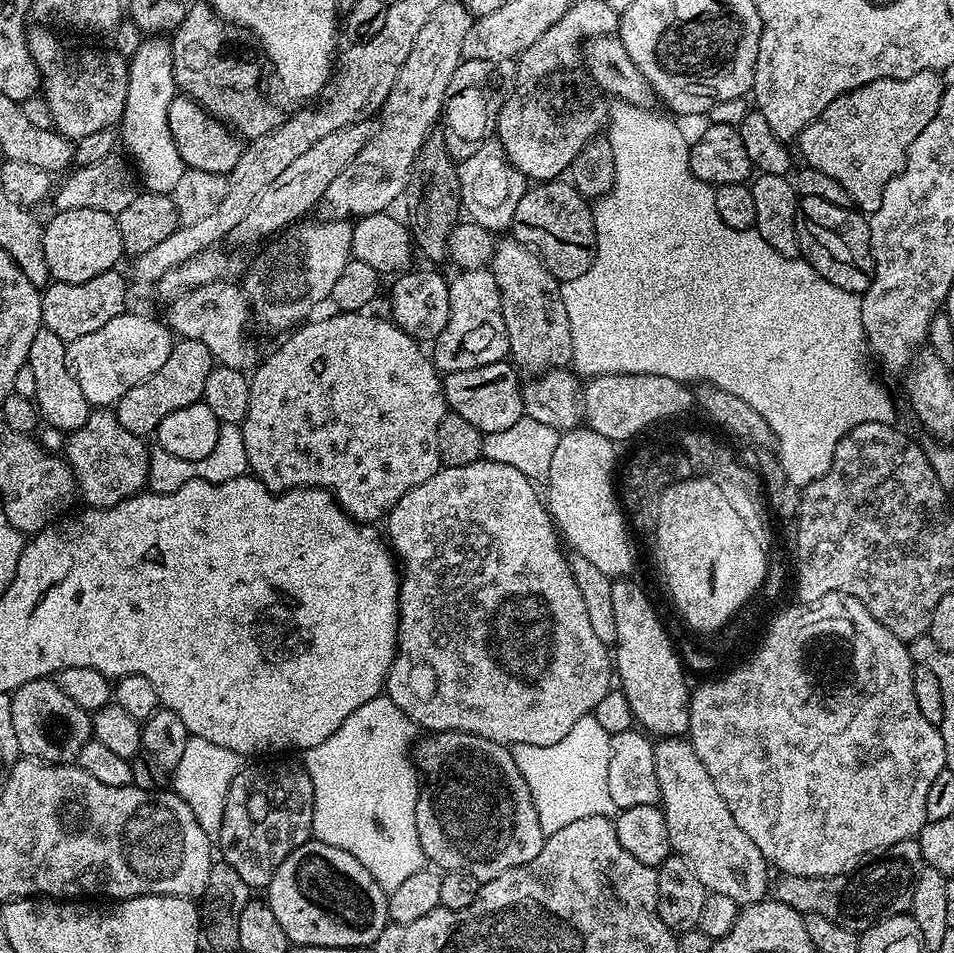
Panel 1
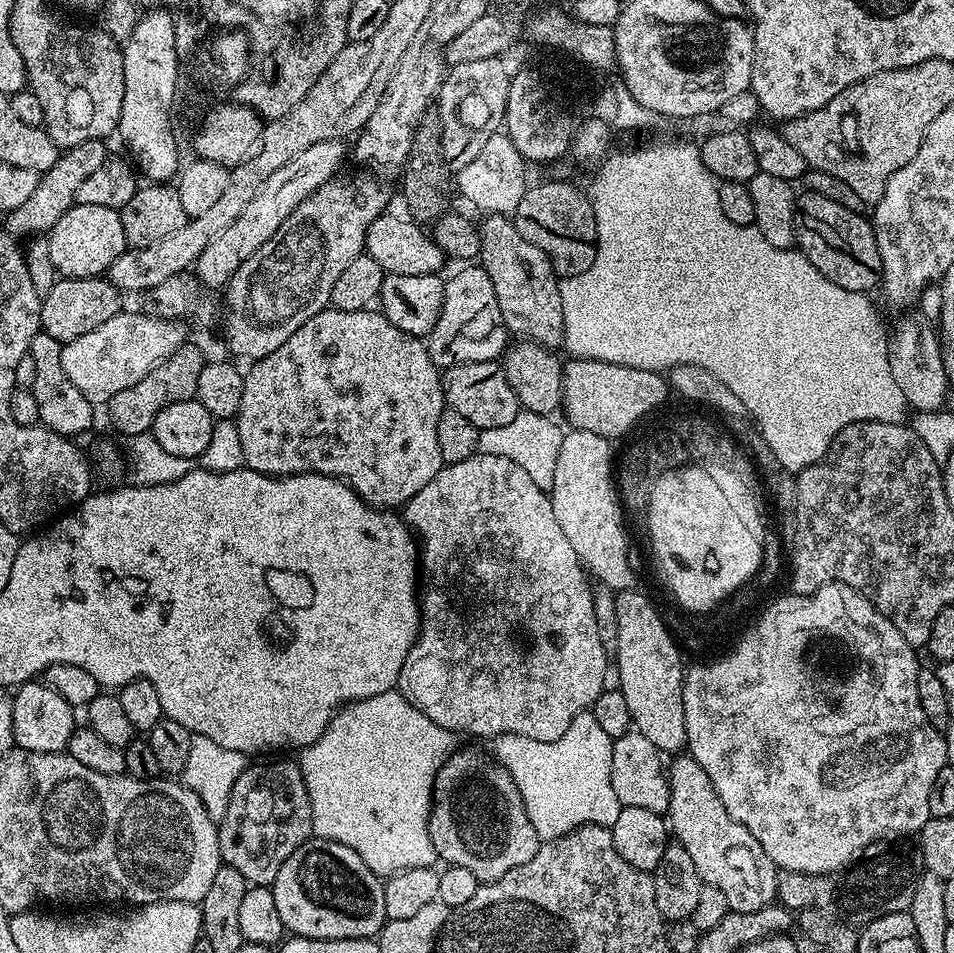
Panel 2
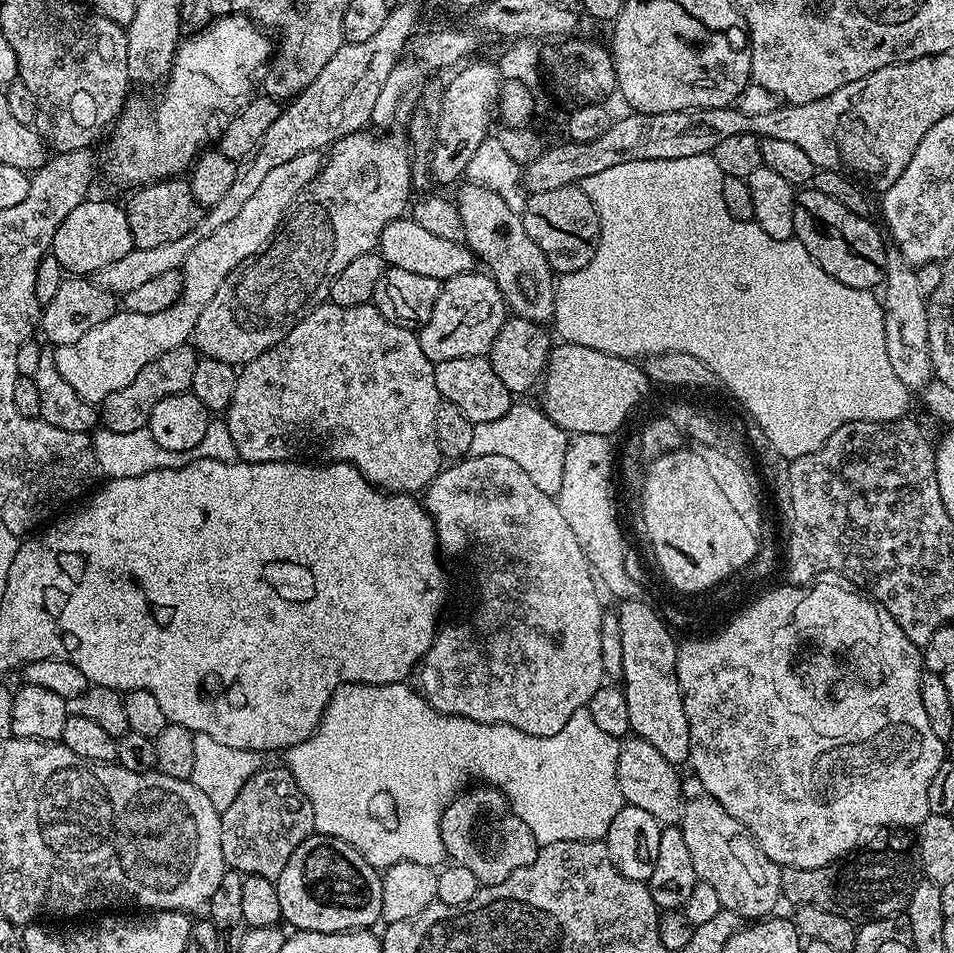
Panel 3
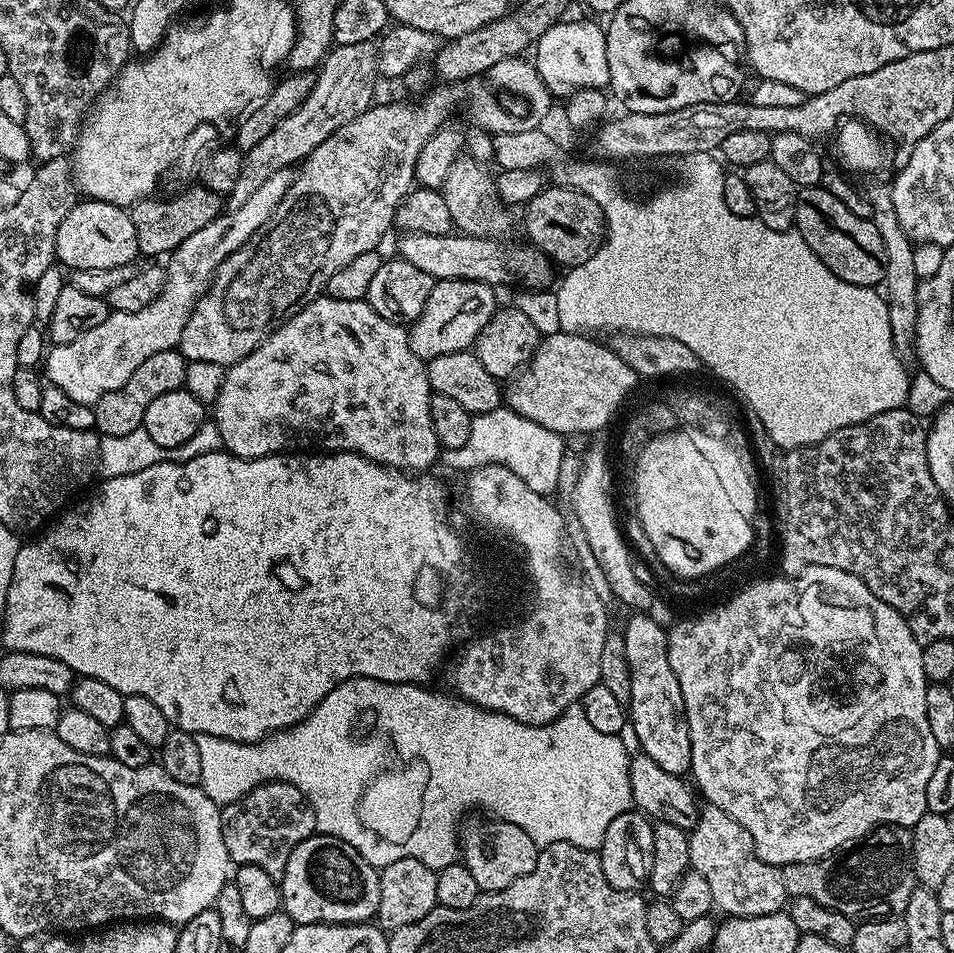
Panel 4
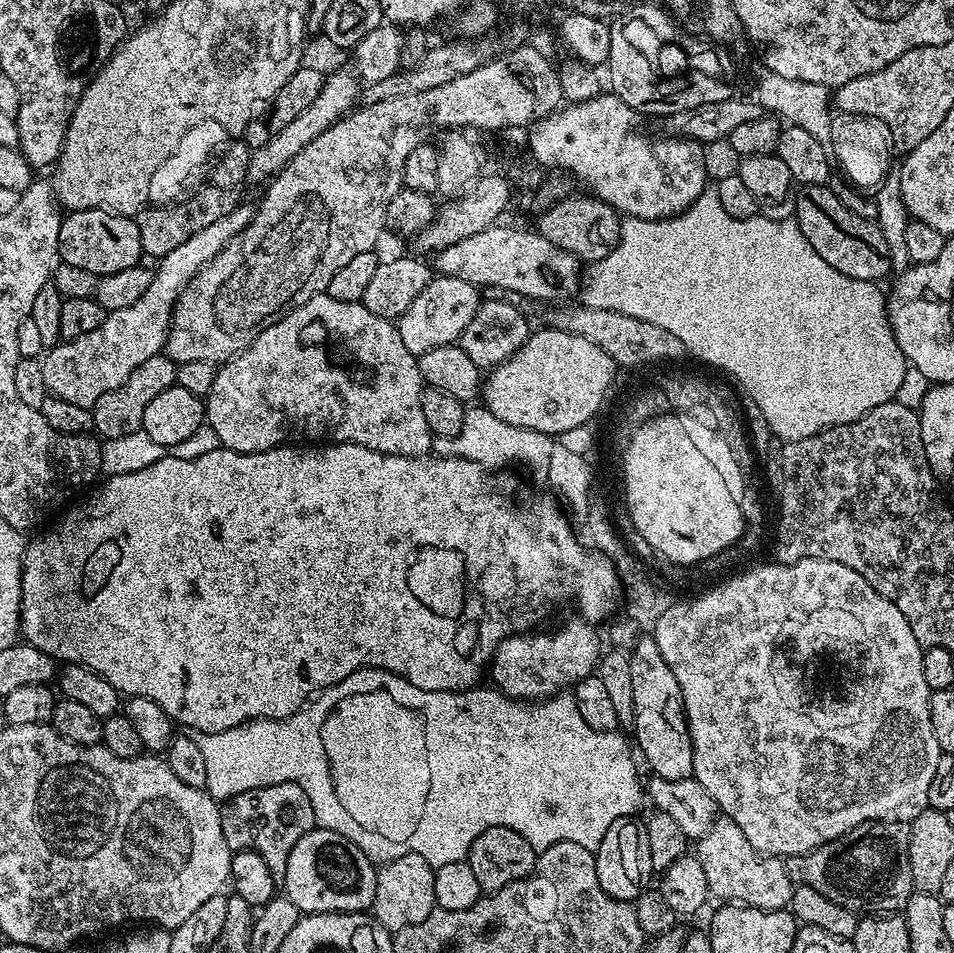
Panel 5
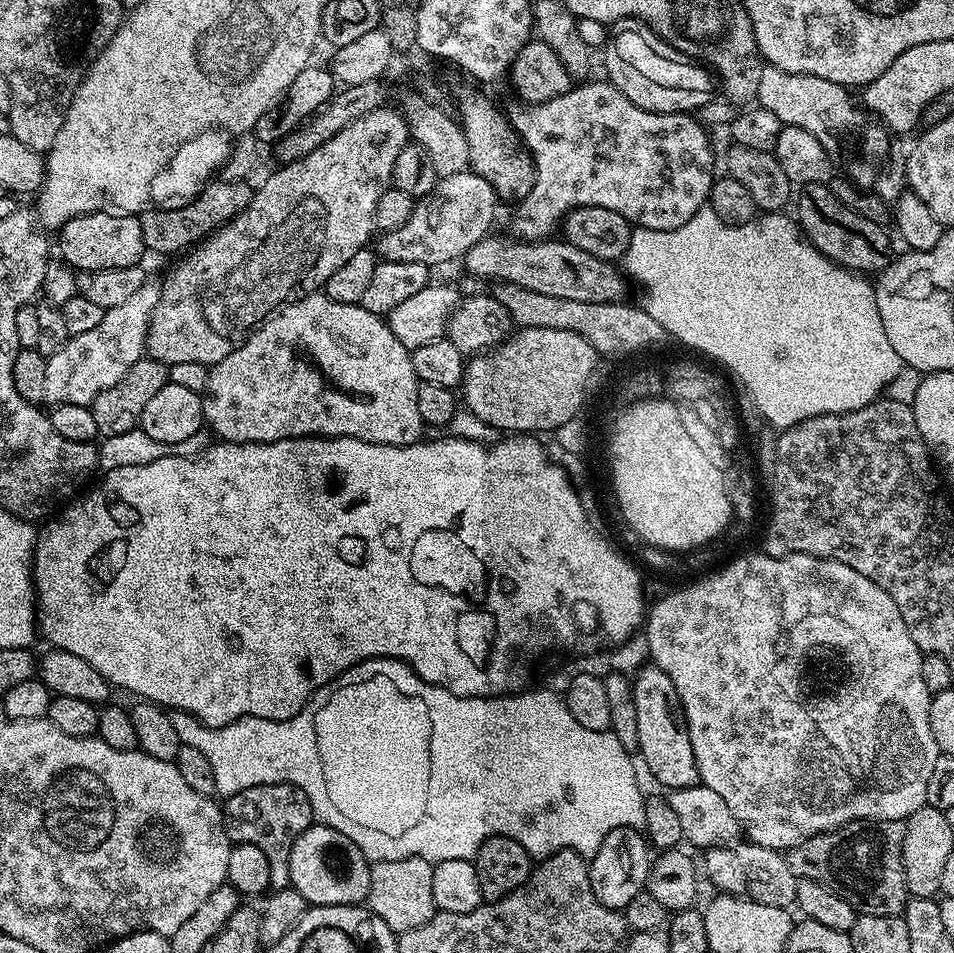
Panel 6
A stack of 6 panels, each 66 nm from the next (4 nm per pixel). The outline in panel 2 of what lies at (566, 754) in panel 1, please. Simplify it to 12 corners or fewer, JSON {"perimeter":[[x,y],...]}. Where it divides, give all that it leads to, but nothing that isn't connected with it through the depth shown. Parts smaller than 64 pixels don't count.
{"perimeter":[[590,710],[554,742],[495,737],[541,841],[611,829],[612,742]]}

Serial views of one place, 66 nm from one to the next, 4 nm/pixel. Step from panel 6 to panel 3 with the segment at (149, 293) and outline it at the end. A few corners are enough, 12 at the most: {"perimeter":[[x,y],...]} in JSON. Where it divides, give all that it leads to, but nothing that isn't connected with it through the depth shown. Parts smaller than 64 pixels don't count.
{"perimeter":[[320,152],[270,170],[235,218],[184,259],[158,314],[117,310],[55,349],[99,406],[158,354],[189,343],[234,266],[268,245]]}

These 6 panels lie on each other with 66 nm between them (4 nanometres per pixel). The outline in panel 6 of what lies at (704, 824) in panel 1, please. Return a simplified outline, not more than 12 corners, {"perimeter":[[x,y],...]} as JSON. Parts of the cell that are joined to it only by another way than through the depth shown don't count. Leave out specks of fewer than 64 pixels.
{"perimeter":[[751,842],[703,853],[715,891],[791,909],[784,852]]}

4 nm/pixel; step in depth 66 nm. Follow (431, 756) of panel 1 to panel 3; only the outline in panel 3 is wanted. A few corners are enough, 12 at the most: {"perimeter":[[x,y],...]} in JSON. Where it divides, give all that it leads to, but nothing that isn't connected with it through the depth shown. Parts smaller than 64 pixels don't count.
{"perimeter":[[497,788],[442,814],[447,859],[484,886],[530,866],[530,830]]}

